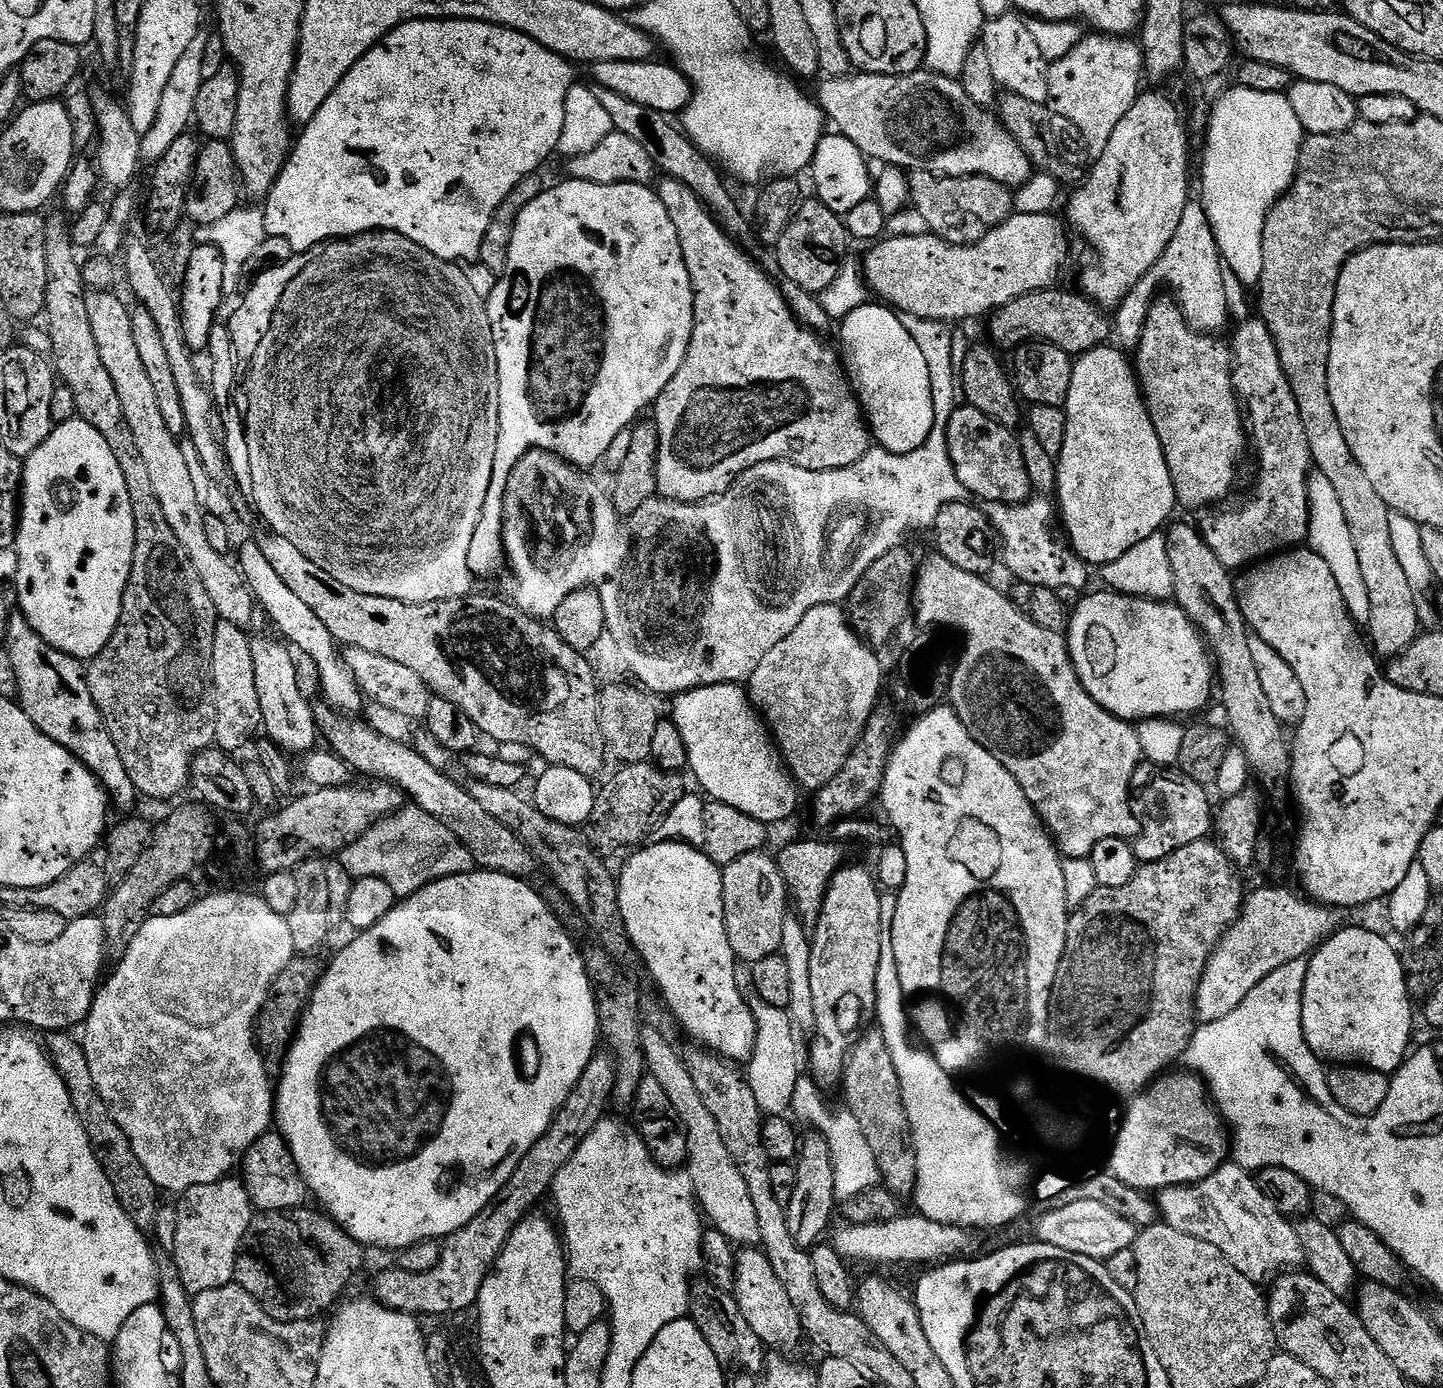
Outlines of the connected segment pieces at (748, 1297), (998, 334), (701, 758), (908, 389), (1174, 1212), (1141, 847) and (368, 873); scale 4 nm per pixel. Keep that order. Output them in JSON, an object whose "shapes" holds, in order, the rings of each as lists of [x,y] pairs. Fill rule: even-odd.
{"shapes":[[[[748,1246],[736,1254],[736,1286],[734,1295],[746,1322],[750,1322],[750,1330],[758,1334],[765,1349],[777,1348],[777,1353],[792,1354],[805,1339],[804,1327],[798,1318],[798,1310],[790,1303],[790,1297],[782,1286],[778,1274],[774,1274],[774,1266],[770,1266],[770,1258],[766,1258],[763,1250]]],[[[1053,286],[1040,292],[1022,294],[1006,306],[997,308],[987,321],[988,332],[993,340],[991,343],[1015,350],[1021,344],[1044,340],[1047,344],[1058,346],[1073,358],[1079,358],[1100,345],[1107,345],[1114,332],[1109,313],[1079,291],[1059,292],[1058,289]]],[[[711,684],[679,693],[674,699],[671,719],[686,743],[689,771],[717,803],[734,806],[764,824],[774,826],[788,819],[798,806],[799,787],[784,762],[763,716],[753,706],[747,689],[740,684]]],[[[880,302],[875,303],[864,303],[839,321],[840,344],[838,343],[838,348],[842,353],[842,363],[848,373],[848,378],[852,381],[852,391],[856,393],[856,398],[864,410],[871,439],[888,452],[910,454],[922,447],[926,438],[930,438],[934,430],[936,407],[934,394],[930,388],[930,366],[926,366],[926,358],[922,355],[918,342],[914,342],[910,330],[902,326],[900,316],[891,307]]],[[[1226,1162],[1218,1170],[1214,1170],[1210,1178],[1202,1178],[1202,1182],[1197,1184],[1164,1188],[1158,1193],[1158,1212],[1163,1223],[1174,1226],[1174,1230],[1182,1230],[1182,1234],[1190,1234],[1194,1238],[1202,1238],[1202,1242],[1210,1242],[1210,1246],[1218,1246],[1218,1250],[1222,1250],[1222,1254],[1226,1254],[1226,1258],[1230,1258],[1230,1262],[1251,1280],[1264,1282],[1264,1279],[1267,1281],[1285,1270],[1295,1269],[1305,1263],[1306,1253],[1293,1221],[1282,1215],[1274,1202],[1270,1202],[1270,1198],[1266,1198],[1266,1194],[1258,1190],[1253,1173],[1240,1168],[1235,1162]]],[[[1141,763],[1132,779],[1132,809],[1140,827],[1134,847],[1140,864],[1166,858],[1174,850],[1182,850],[1182,846],[1190,846],[1190,842],[1198,842],[1211,833],[1212,804],[1208,792],[1205,785],[1175,767]]],[[[405,806],[380,820],[362,838],[339,853],[339,862],[357,880],[380,878],[390,886],[397,898],[413,896],[430,882],[466,874],[476,868],[474,858],[438,818],[426,814],[426,810]]]]}

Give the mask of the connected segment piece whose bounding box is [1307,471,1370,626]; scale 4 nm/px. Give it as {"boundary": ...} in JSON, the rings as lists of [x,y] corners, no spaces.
{"boundary":[[[1313,471],[1308,478],[1308,489],[1310,490],[1310,530],[1308,531],[1307,543],[1313,552],[1322,554],[1330,566],[1334,578],[1338,581],[1338,590],[1342,590],[1342,598],[1348,607],[1348,613],[1352,615],[1357,625],[1367,625],[1370,618],[1370,594],[1366,590],[1366,581],[1362,578],[1362,566],[1358,566],[1358,553],[1354,550],[1354,538],[1350,538],[1350,526],[1346,524],[1346,514],[1342,514],[1342,505],[1338,503],[1338,494],[1334,494],[1334,486],[1326,479],[1326,474]]]}

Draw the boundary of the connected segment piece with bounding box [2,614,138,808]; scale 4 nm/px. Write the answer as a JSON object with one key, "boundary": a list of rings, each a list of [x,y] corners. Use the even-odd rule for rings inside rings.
{"boundary":[[[22,614],[10,618],[2,644],[10,654],[14,675],[18,677],[18,703],[26,718],[30,718],[46,738],[58,742],[58,746],[70,750],[74,758],[81,760],[95,774],[115,807],[116,804],[120,808],[134,807],[138,801],[136,787],[130,782],[130,774],[126,774],[126,766],[122,766],[118,746],[114,746],[114,738],[110,738],[106,730],[104,715],[94,706],[85,665],[50,646]]]}

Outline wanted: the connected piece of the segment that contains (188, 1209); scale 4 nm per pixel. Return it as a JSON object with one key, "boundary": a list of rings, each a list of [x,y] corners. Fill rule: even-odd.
{"boundary":[[[225,1178],[209,1184],[190,1186],[176,1204],[174,1246],[170,1249],[178,1278],[191,1297],[206,1290],[218,1290],[236,1279],[236,1259],[240,1243],[254,1215],[252,1199],[244,1188],[243,1179]]]}

